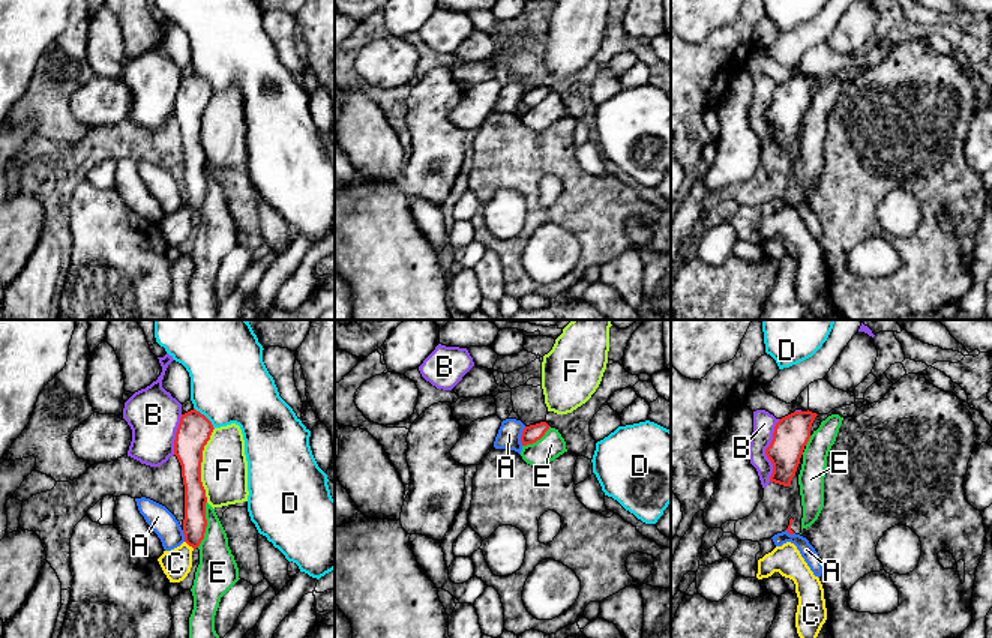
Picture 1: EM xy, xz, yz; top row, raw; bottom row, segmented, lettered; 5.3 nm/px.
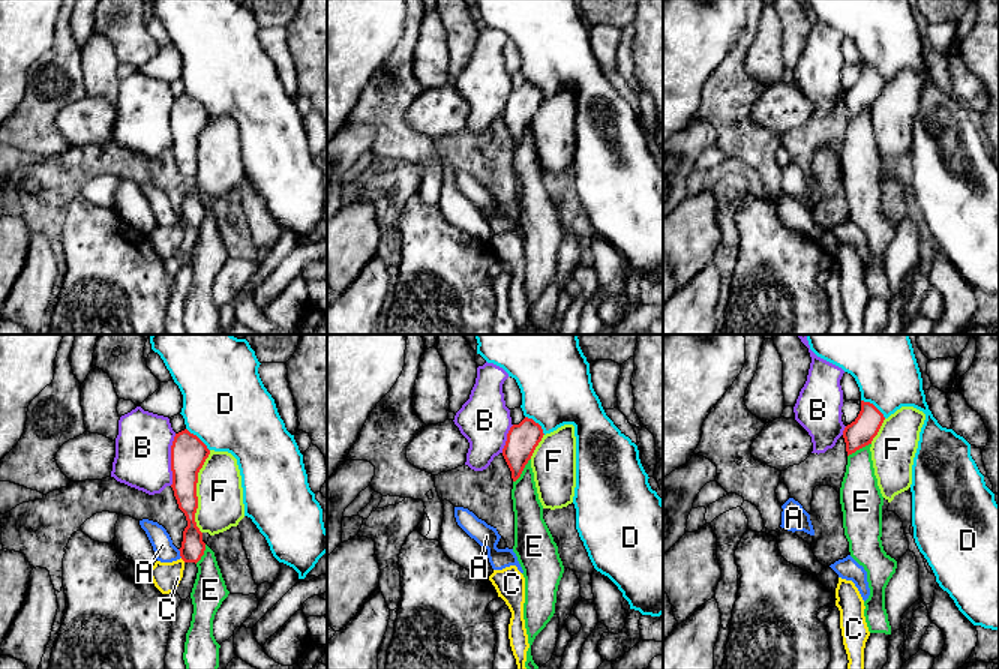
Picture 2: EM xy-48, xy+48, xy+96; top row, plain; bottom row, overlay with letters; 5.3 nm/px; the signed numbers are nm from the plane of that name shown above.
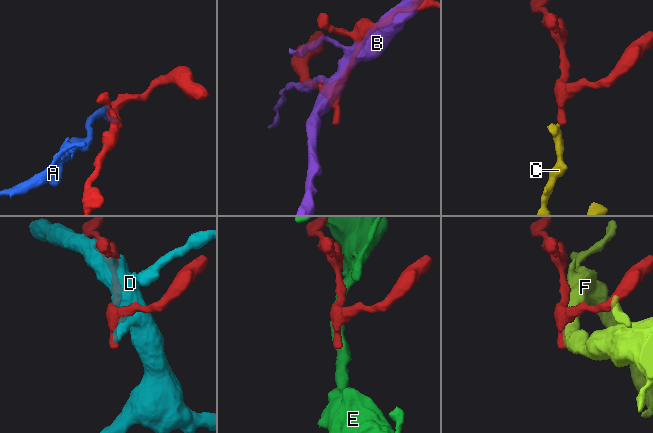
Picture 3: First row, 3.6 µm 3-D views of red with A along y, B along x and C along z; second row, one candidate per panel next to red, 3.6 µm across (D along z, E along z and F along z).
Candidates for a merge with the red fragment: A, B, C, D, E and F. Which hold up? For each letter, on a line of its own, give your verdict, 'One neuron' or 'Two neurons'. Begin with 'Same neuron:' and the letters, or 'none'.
Same neuron: C
A: Two neurons
B: Two neurons
C: One neuron
D: Two neurons
E: Two neurons
F: Two neurons

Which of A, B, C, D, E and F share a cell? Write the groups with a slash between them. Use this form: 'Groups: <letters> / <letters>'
Groups: A / B / C / D / E / F

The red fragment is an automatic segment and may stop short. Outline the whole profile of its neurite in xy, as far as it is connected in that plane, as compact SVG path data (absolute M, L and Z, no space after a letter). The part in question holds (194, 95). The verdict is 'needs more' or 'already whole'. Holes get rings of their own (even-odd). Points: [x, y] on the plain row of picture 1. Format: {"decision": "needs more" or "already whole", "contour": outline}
{"decision": "needs more", "contour": "M195 72L182 78L174 104L174 119L182 129L185 149L185 206L164 215L158 222L170 246L183 245L192 231L192 215L204 203L206 183L206 153L201 146L203 114L213 96L212 86Z"}

